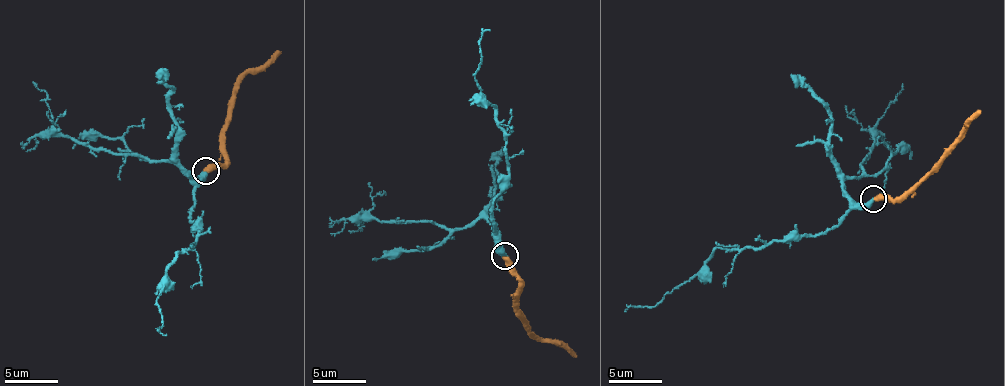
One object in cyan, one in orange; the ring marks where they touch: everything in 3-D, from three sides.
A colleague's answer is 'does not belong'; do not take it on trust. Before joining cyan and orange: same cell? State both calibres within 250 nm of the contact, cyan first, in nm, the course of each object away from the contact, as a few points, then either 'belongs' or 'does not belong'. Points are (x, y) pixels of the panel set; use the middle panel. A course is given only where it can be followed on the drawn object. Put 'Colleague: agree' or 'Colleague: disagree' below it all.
calibres 420 and 380 nm; course cyan (504, 256), (492, 217), (509, 172), (507, 134), (476, 82), (479, 40), (489, 30); course orange (504, 256), (517, 283), (523, 323), (543, 340), (554, 340), (576, 356); belongs
Colleague: disagree

